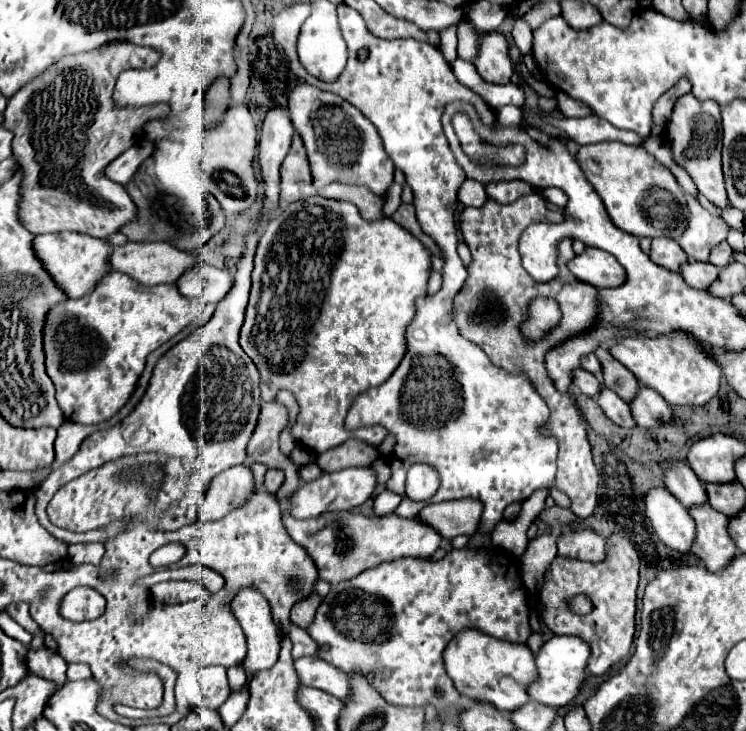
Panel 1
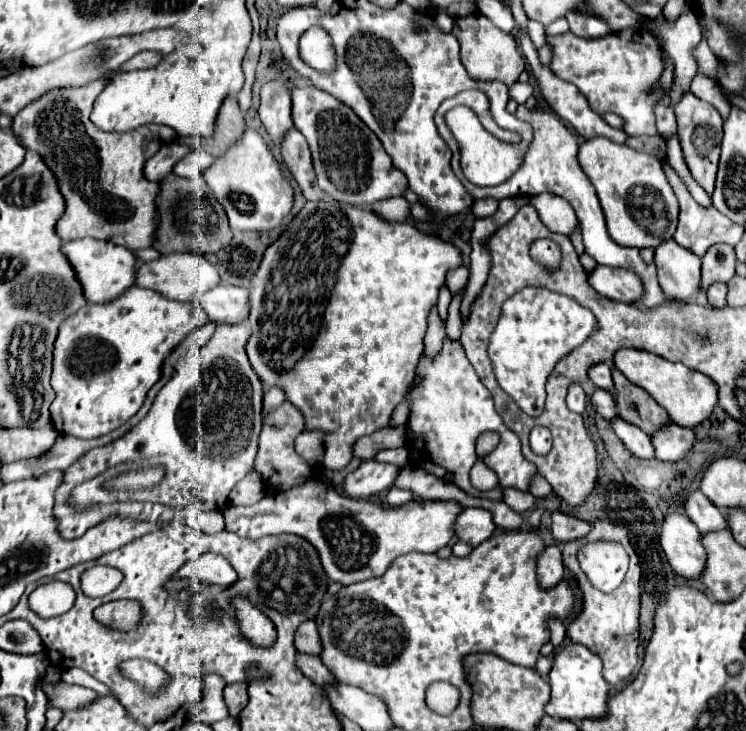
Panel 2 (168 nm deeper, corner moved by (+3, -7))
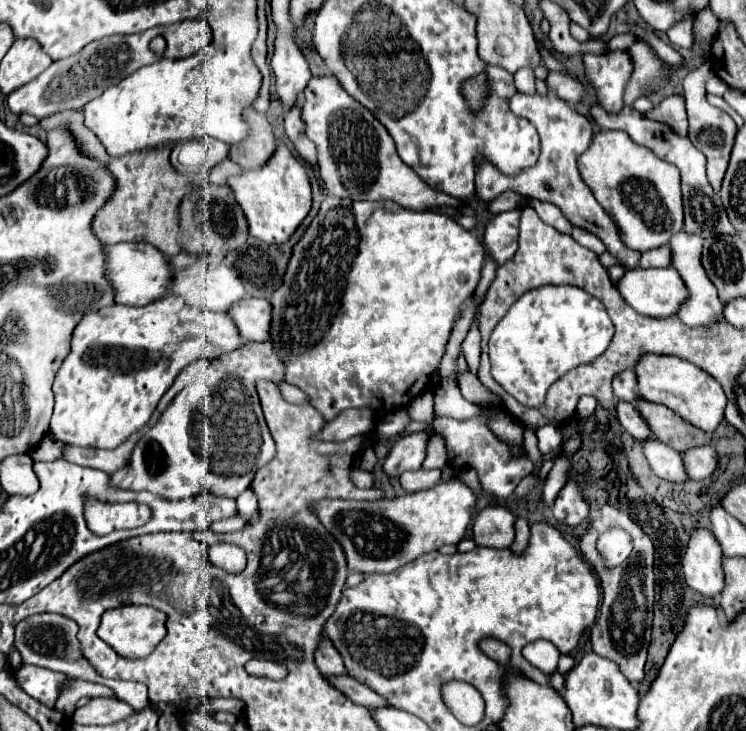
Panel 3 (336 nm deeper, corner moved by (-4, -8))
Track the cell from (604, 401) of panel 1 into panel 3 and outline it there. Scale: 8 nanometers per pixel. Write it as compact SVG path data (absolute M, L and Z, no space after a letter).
M646 438L640 444L644 448L644 456L650 462L654 474L672 482L684 482L688 478L680 452L668 448L664 442L656 438Z

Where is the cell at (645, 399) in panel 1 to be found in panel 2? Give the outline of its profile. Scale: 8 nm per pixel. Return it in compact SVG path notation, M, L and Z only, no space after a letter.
M669 423L669 427L663 431L657 431L651 435L653 445L655 445L655 457L661 461L677 463L689 455L695 443L695 433L693 429L679 427L677 423Z

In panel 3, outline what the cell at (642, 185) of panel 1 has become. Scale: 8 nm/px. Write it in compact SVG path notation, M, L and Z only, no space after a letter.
M600 130L590 148L578 158L578 168L596 200L618 226L618 234L628 248L638 252L660 248L682 230L680 174L672 164L664 164L664 160L648 152L648 148L632 144L626 132Z

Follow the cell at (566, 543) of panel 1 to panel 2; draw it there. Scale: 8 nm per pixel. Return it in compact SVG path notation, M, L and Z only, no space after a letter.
M555 511L551 515L553 523L551 523L551 533L557 541L565 543L565 541L573 541L573 539L581 539L589 533L591 529L591 523L587 521L581 521L577 517L571 517L571 515L565 515L565 513L559 513Z

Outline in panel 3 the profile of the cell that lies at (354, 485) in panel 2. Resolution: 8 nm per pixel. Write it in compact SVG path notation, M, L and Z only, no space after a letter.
M416 432L398 440L392 446L388 458L384 460L384 466L382 466L384 474L402 476L404 472L420 470L426 456L426 442L428 442L428 436L424 436L424 432Z

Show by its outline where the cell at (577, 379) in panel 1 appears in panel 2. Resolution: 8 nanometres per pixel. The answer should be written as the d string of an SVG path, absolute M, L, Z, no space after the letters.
M595 389L593 395L591 395L591 403L593 403L595 411L597 411L603 419L607 419L607 421L617 419L617 405L615 405L615 399L613 399L613 395L611 395L609 391L605 391L605 389Z

